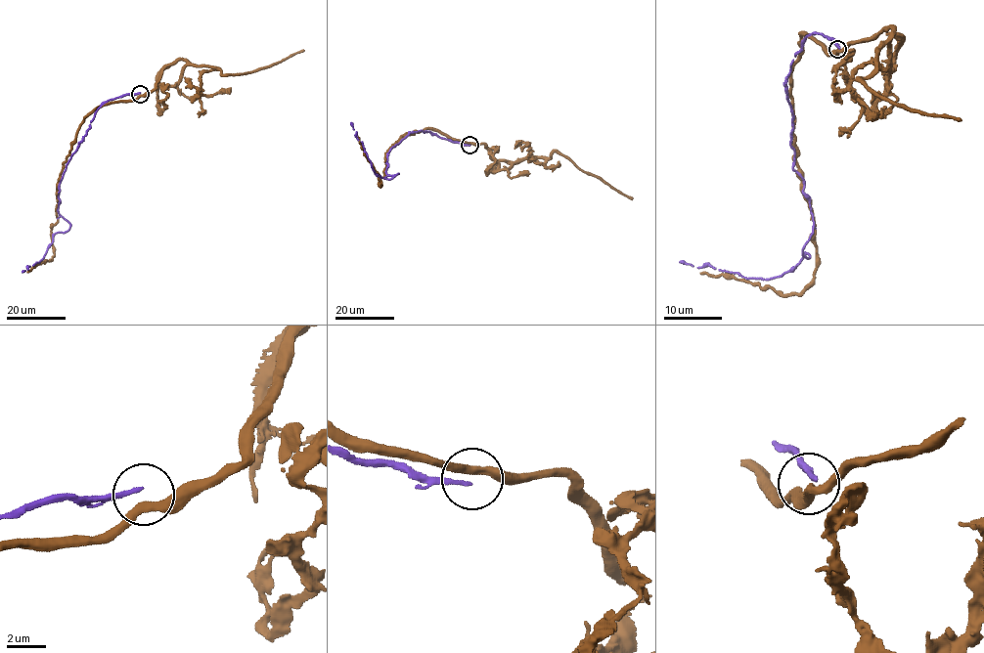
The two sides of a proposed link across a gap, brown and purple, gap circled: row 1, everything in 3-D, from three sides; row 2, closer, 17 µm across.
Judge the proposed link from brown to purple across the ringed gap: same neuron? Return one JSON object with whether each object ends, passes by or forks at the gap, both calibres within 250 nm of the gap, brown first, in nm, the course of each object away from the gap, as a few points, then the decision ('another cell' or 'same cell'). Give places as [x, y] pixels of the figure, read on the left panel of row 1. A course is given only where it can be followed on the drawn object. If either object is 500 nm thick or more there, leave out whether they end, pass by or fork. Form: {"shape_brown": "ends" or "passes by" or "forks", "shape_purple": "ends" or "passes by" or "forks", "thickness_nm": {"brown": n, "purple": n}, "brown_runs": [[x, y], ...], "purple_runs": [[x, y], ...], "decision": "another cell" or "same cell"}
{"shape_brown": "passes by", "shape_purple": "ends", "thickness_nm": {"brown": 360, "purple": 180}, "brown_runs": [[140, 95], [135, 100], [98, 107], [84, 119], [57, 186], [52, 260], [27, 272]], "purple_runs": [[140, 93], [110, 99], [95, 112], [59, 184], [59, 214], [68, 230], [56, 233], [43, 259], [22, 272]], "decision": "another cell"}

